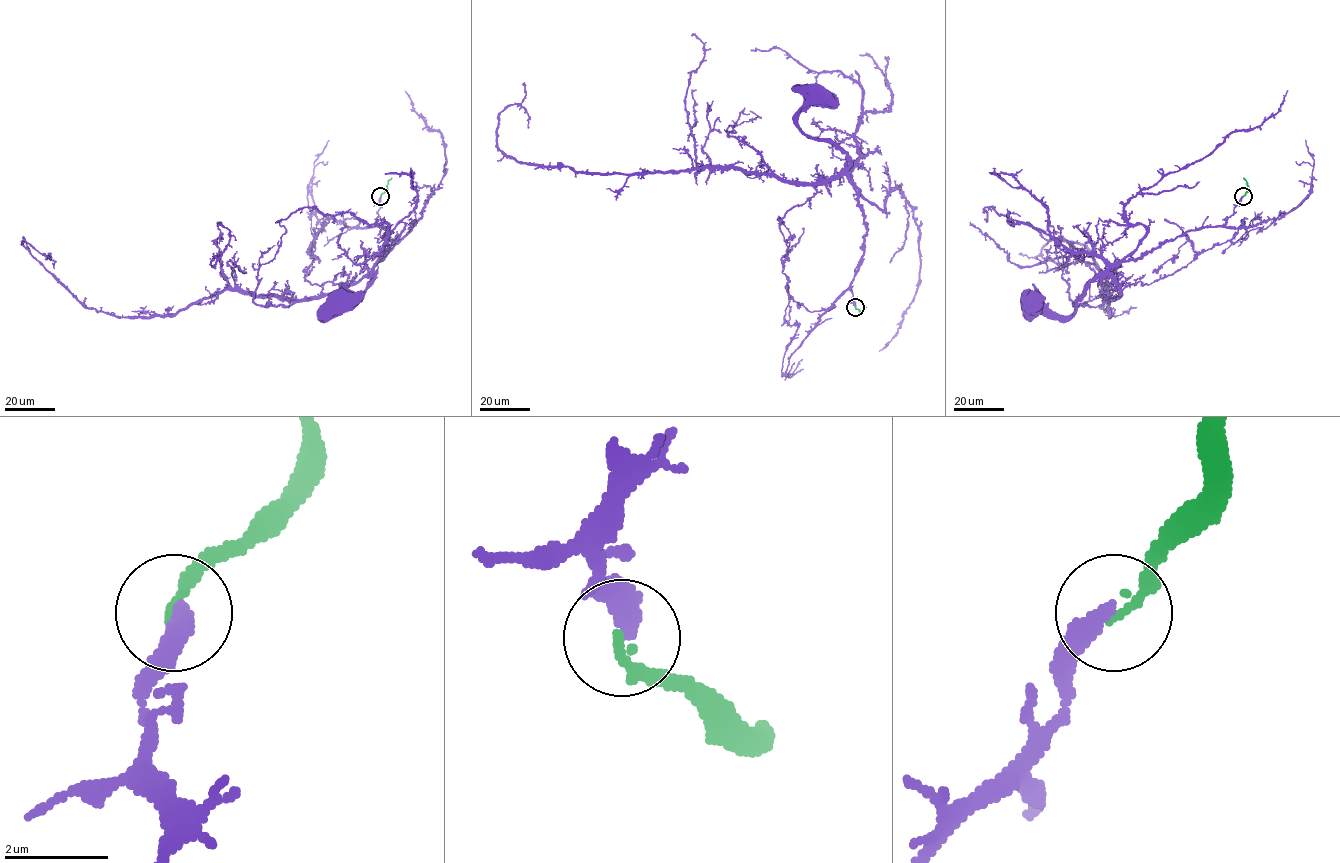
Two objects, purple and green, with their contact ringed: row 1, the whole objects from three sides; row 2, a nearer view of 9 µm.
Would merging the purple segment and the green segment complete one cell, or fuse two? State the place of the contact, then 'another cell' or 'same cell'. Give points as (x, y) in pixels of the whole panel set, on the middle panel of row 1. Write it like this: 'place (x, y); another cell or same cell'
place (855, 307); same cell

